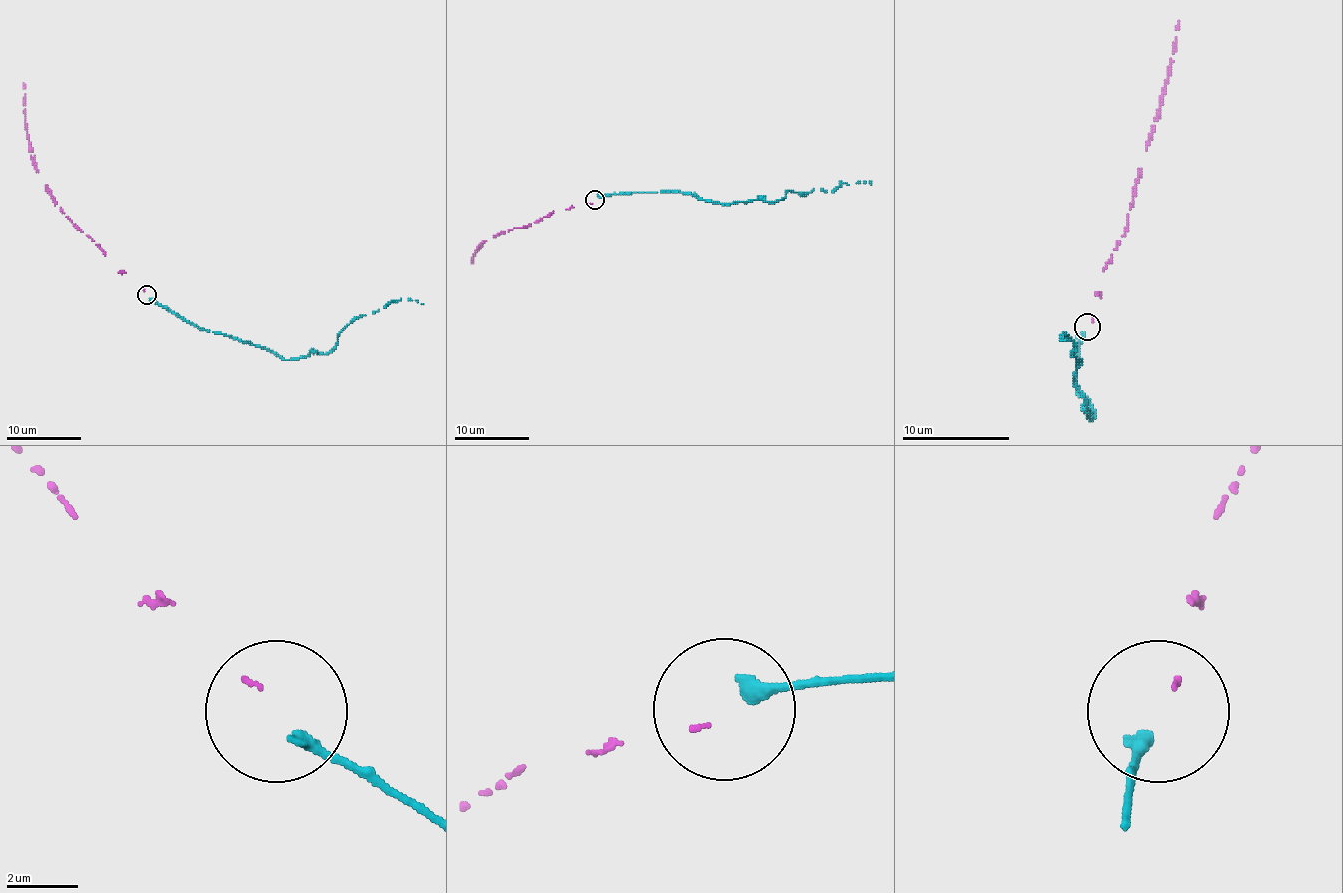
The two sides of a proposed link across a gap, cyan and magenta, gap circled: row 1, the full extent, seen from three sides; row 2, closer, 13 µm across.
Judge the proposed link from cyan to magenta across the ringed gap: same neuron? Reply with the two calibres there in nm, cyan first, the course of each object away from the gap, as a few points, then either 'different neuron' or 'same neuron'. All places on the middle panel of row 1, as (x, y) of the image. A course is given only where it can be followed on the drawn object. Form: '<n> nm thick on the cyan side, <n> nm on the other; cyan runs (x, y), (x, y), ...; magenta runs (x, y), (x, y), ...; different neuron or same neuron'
440 nm thick on the cyan side, 100 nm on the other; cyan runs (597, 196), (685, 192), (720, 203), (774, 202), (789, 190), (834, 190), (864, 181), (871, 185); magenta runs (592, 203), (553, 211), (527, 226), (478, 244), (471, 263); different neuron

